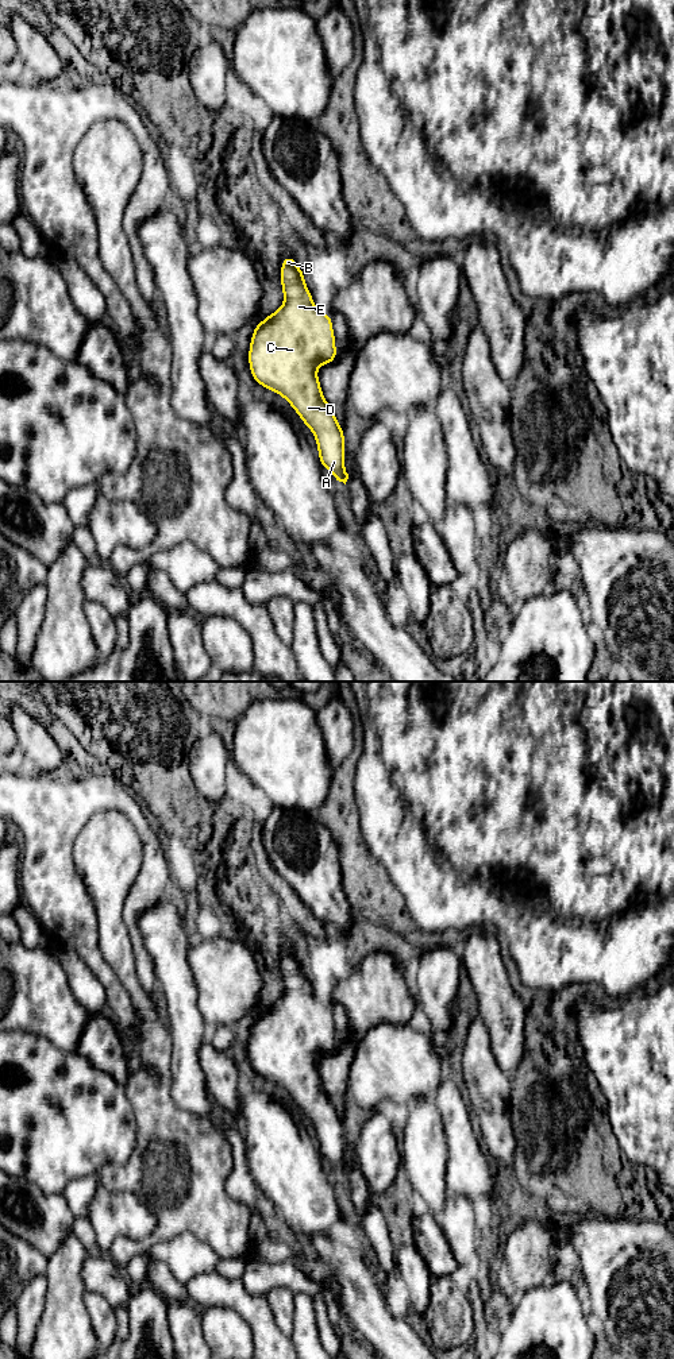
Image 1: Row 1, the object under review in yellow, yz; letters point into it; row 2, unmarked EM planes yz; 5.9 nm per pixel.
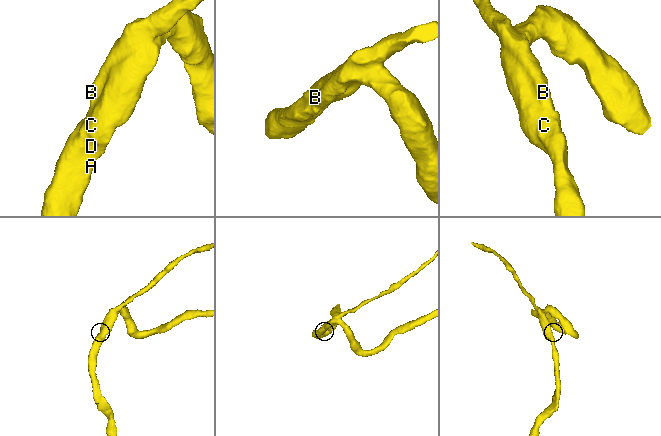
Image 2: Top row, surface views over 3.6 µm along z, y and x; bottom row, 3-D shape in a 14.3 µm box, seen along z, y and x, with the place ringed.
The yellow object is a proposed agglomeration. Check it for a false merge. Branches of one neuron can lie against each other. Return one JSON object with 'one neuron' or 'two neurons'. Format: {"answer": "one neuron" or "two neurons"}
{"answer": "one neuron"}

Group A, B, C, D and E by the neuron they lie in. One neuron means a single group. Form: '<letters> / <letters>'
A B C D E

